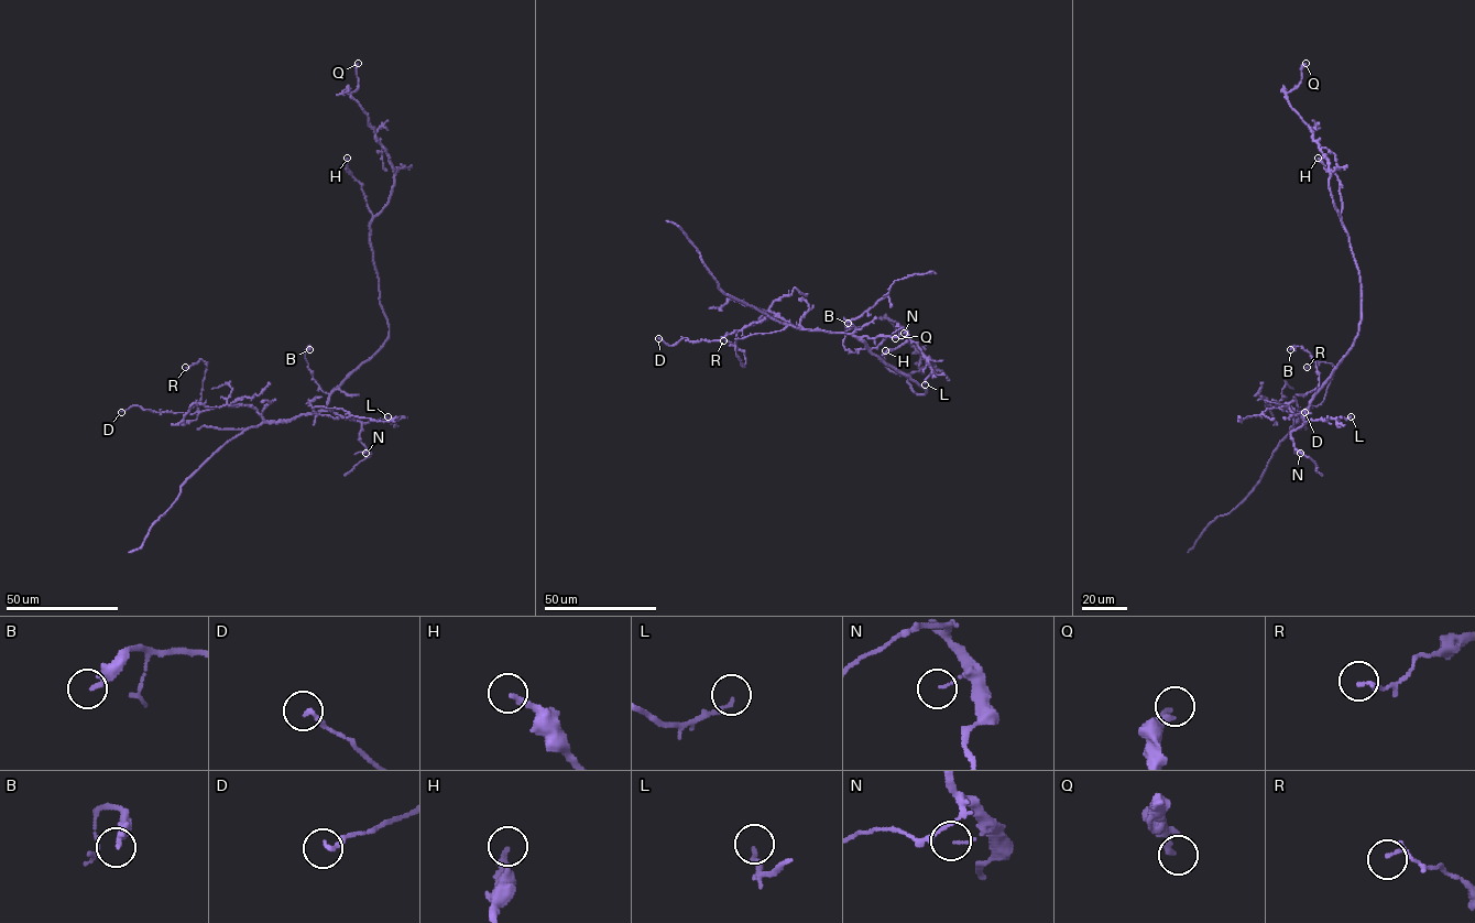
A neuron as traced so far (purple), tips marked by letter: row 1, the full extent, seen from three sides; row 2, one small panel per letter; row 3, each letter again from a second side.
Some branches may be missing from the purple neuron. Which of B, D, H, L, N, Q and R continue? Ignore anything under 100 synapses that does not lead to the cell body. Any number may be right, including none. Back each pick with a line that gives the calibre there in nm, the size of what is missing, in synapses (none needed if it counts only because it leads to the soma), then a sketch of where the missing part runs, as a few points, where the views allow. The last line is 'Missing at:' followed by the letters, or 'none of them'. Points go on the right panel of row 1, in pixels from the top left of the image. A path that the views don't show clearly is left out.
Missing at: none of them

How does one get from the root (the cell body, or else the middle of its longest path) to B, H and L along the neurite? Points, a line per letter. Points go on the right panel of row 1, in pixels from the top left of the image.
B: (1341, 360), (1314, 393), (1319, 372), (1311, 356), (1301, 346), (1290, 349)
H: (1341, 360), (1358, 333), (1361, 282), (1341, 218), (1340, 181), (1318, 158)
L: (1341, 360), (1303, 411), (1303, 420), (1306, 422), (1351, 416)

